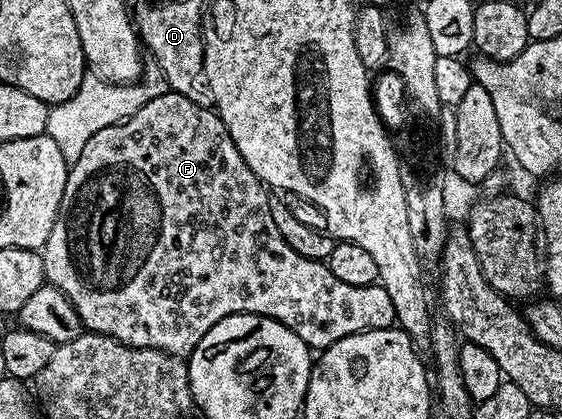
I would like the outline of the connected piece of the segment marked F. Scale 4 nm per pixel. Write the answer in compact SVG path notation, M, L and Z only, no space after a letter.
M167 90L149 100L140 110L136 110L136 114L132 114L132 118L128 118L123 124L113 124L104 130L96 130L96 134L88 138L88 146L80 150L80 158L76 158L76 162L69 165L64 198L56 214L52 234L48 234L40 251L44 262L45 283L59 288L68 298L68 302L72 302L76 314L80 314L83 329L87 333L111 336L128 347L154 348L169 356L186 358L194 351L200 338L204 338L204 334L208 334L208 330L216 326L216 322L241 312L279 320L284 326L291 328L311 350L331 348L333 344L340 342L340 338L348 338L357 332L395 327L392 298L388 298L388 290L381 283L348 286L348 282L340 282L340 278L332 274L329 263L304 258L296 254L296 250L292 250L288 242L284 242L280 230L276 230L276 222L272 222L271 193L267 185L263 184L259 176L252 174L248 162L244 162L240 150L236 150L236 142L232 142L217 111L209 107L201 108L196 101L197 99Z

